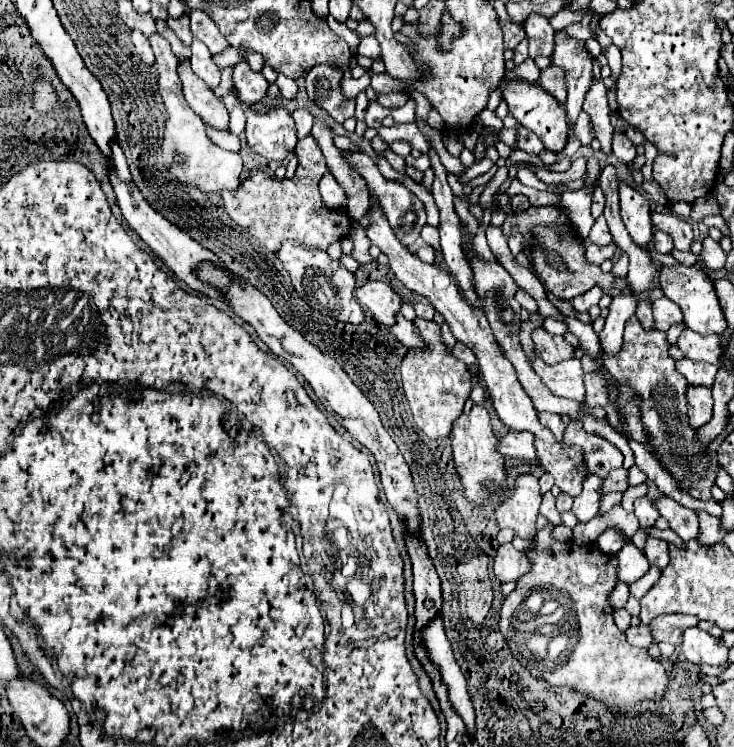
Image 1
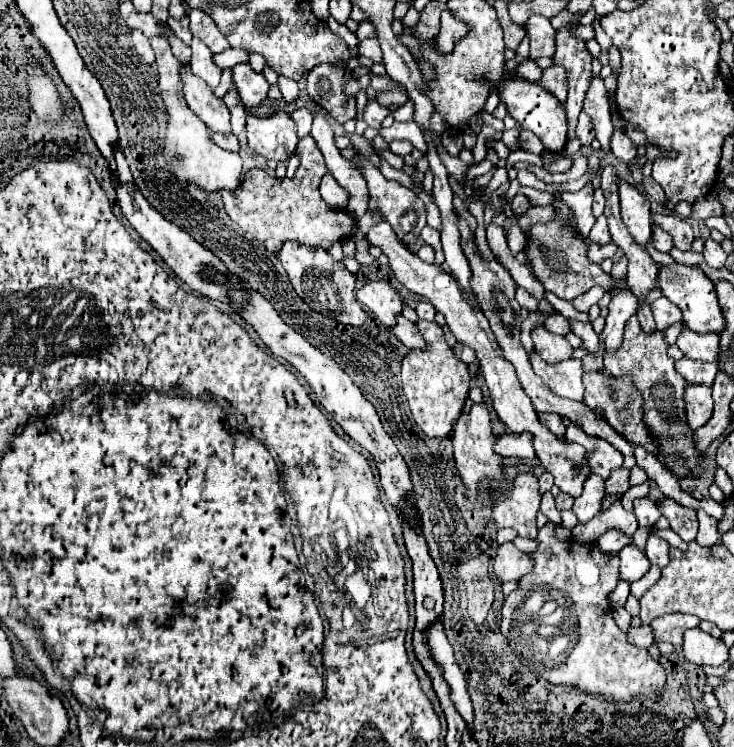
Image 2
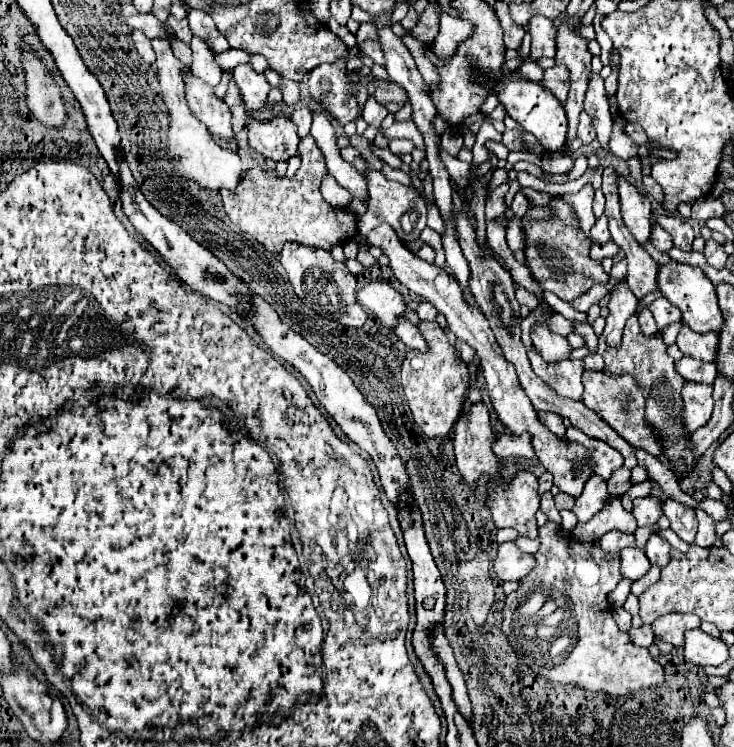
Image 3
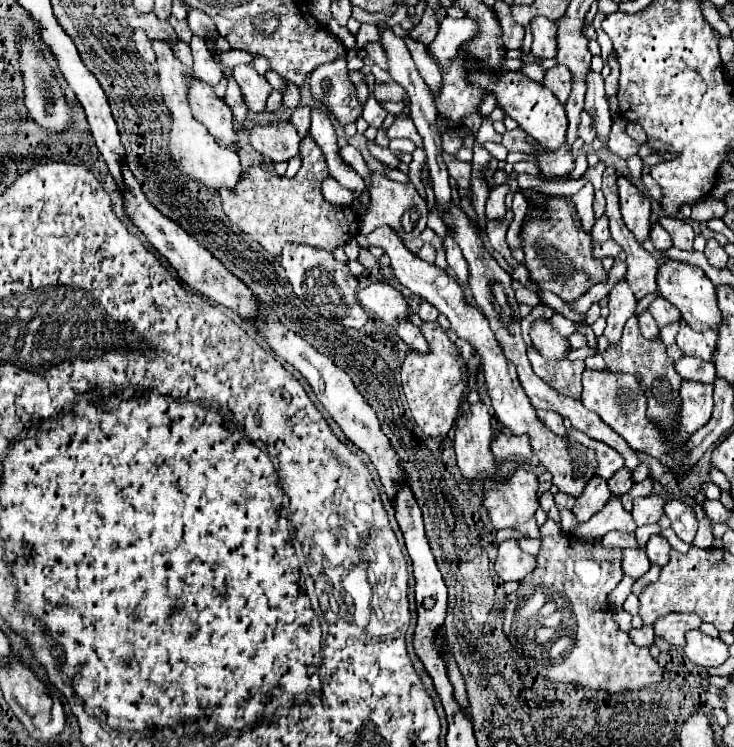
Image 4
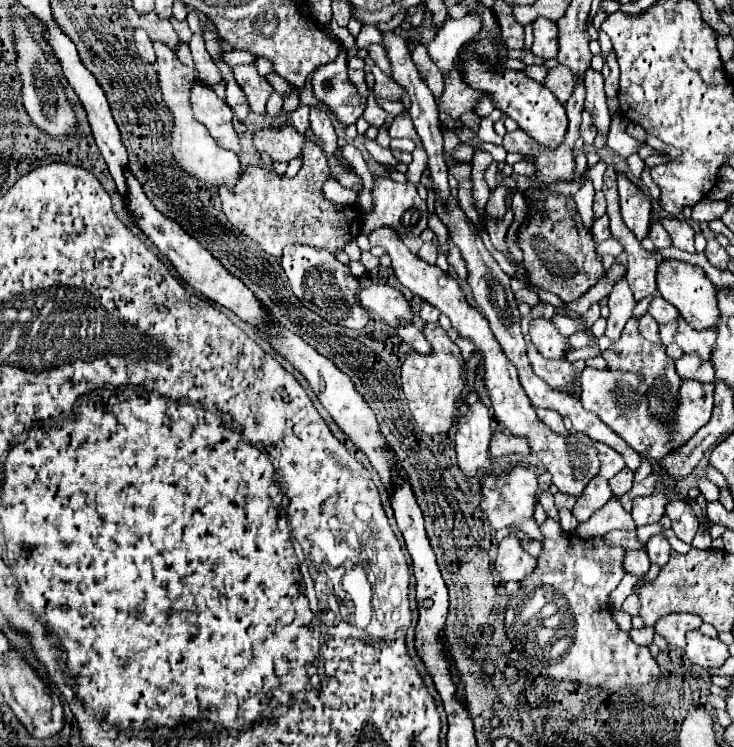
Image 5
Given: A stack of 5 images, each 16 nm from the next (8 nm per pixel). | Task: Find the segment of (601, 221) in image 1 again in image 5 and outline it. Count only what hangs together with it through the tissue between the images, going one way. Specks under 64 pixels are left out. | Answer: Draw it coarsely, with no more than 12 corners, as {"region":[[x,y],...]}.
{"region":[[608,214],[600,216],[592,224],[596,242],[610,238]]}

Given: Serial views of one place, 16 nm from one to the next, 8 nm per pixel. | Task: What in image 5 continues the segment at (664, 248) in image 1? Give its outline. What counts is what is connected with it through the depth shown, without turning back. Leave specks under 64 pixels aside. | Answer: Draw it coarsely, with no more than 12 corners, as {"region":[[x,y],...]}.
{"region":[[660,220],[650,224],[648,238],[656,248],[672,246]]}

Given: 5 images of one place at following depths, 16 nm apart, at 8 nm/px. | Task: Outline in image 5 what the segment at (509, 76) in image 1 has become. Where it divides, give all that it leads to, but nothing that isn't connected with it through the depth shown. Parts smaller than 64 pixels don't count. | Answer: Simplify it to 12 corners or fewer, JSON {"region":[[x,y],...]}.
{"region":[[527,65],[523,71],[536,82],[543,83],[548,69]]}

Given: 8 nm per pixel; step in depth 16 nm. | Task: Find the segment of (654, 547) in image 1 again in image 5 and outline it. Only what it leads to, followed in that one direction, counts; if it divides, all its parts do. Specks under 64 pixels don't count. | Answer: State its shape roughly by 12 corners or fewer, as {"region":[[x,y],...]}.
{"region":[[664,534],[648,540],[652,564],[664,566],[672,548]]}

